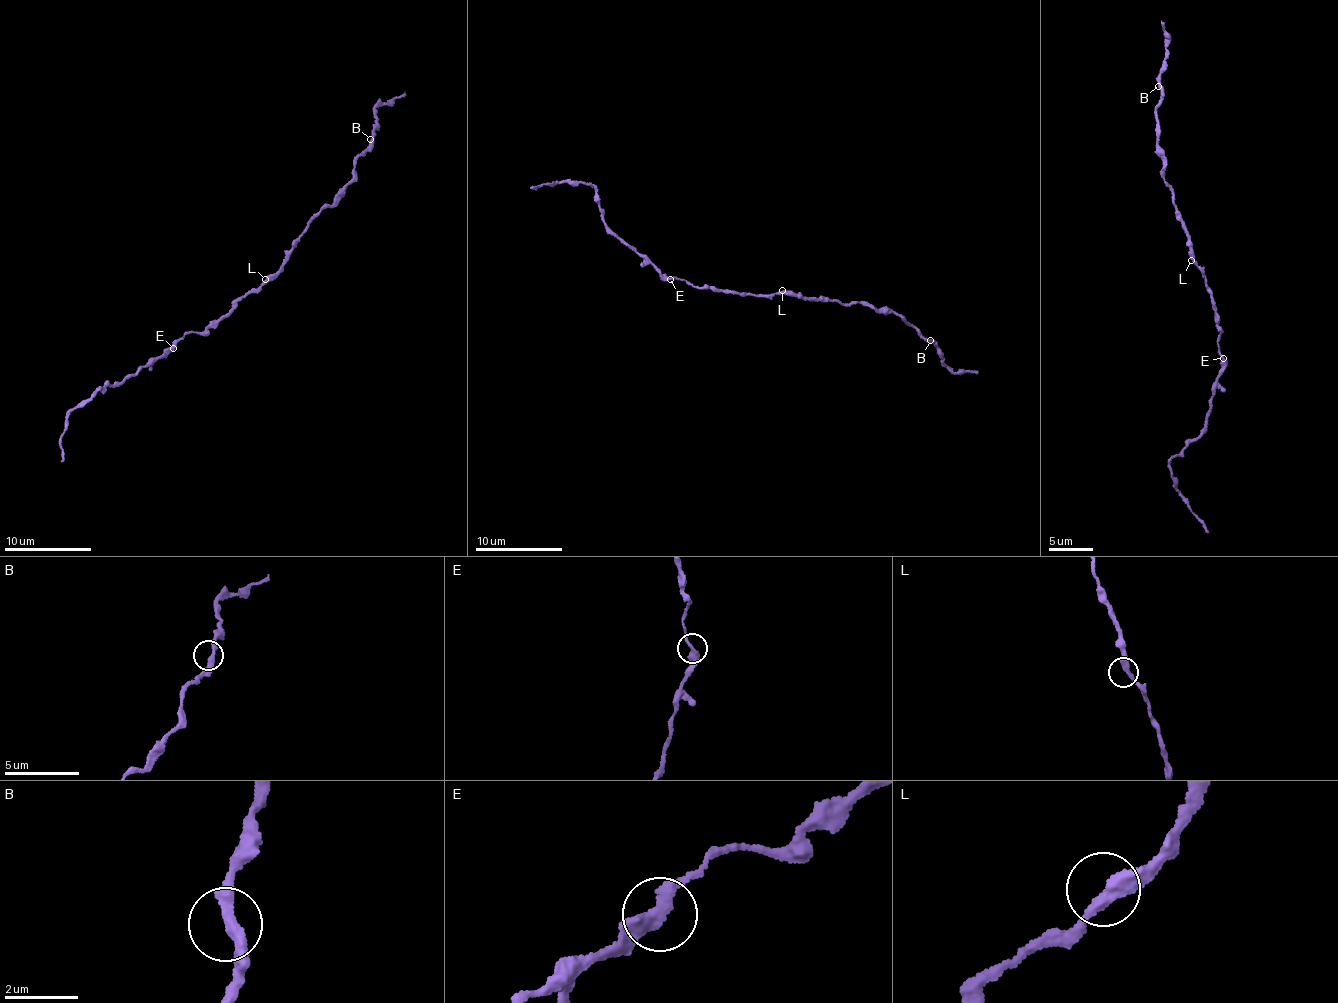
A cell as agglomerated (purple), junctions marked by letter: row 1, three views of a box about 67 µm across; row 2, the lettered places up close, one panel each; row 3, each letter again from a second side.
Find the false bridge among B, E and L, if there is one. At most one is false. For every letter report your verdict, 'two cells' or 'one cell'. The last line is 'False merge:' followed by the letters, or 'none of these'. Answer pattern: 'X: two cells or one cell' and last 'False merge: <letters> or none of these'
B: one cell
E: one cell
L: one cell
False merge: none of these

